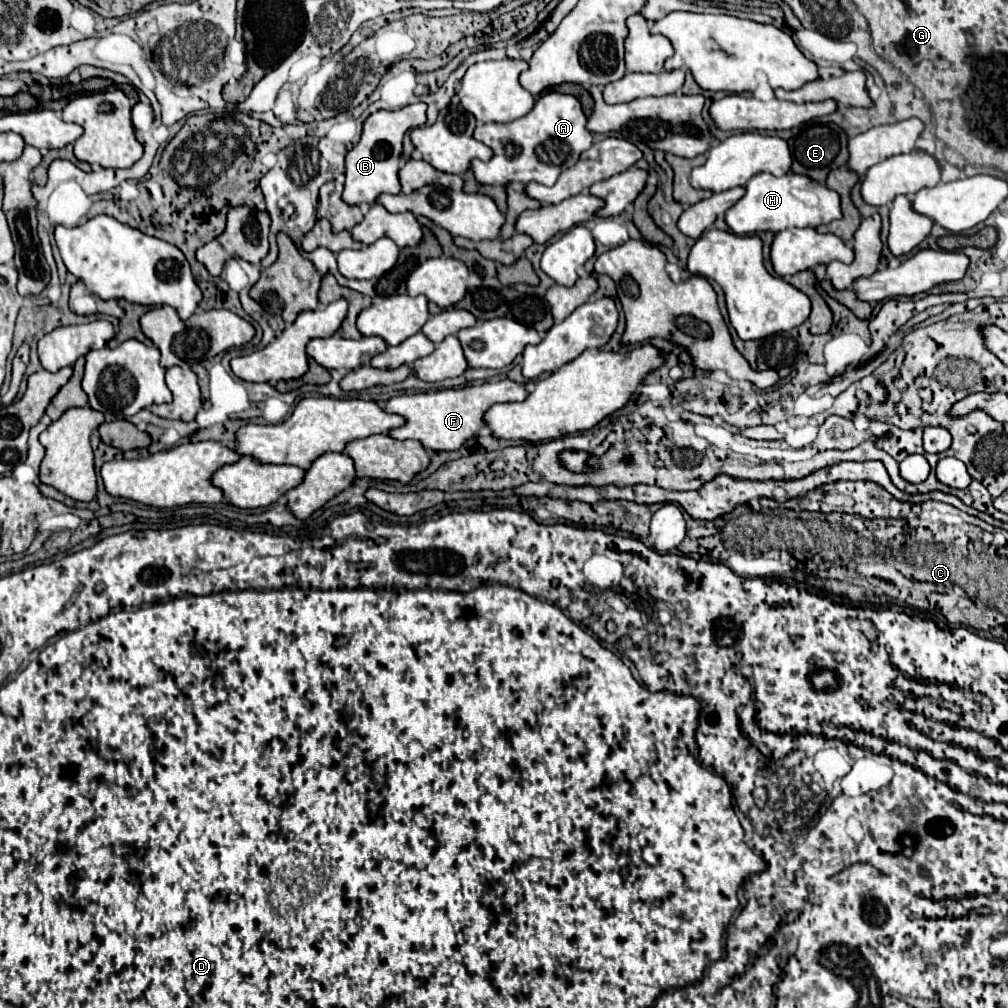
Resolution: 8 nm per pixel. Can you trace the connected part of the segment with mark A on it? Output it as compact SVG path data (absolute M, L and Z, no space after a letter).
M557 91L545 93L535 101L535 107L525 117L511 123L485 123L475 127L475 139L493 149L493 157L483 163L471 163L477 183L483 185L503 185L513 181L519 183L543 183L553 185L557 177L571 169L579 155L593 145L593 135L585 129L587 117L581 111L581 103L573 95L563 95Z

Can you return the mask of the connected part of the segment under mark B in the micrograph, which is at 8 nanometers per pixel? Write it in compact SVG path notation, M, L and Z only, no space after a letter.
M417 101L397 111L375 111L363 123L363 133L359 143L345 155L345 189L343 201L347 205L373 205L381 193L397 195L401 193L399 185L399 159L401 159L401 141L407 129L425 125L427 105Z

